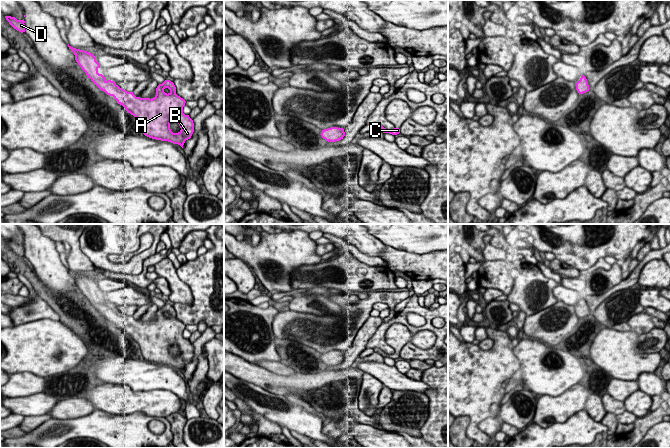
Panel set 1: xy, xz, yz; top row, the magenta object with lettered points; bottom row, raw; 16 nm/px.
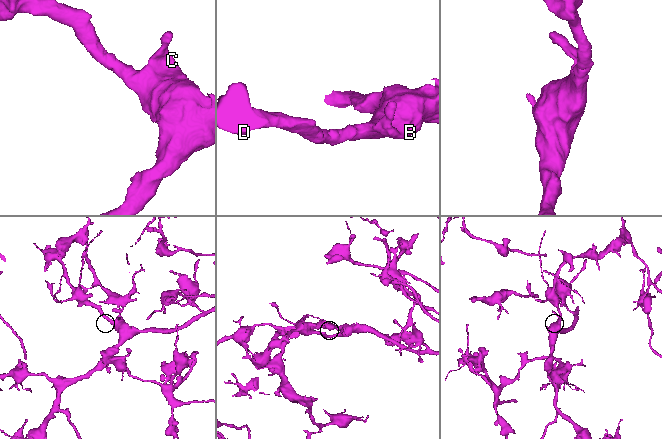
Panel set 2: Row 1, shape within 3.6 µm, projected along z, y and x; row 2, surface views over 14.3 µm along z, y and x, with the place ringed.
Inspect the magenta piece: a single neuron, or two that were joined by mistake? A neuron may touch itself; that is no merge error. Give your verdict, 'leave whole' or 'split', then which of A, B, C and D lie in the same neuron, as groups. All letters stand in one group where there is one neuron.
leave whole; groups A B C D

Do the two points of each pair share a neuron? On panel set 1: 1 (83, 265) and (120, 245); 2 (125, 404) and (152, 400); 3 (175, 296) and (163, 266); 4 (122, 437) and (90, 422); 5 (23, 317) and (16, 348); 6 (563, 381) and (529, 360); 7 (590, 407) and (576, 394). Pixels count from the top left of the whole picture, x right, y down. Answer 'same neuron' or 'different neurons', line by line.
1: different neurons
2: same neuron
3: same neuron
4: same neuron
5: different neurons
6: same neuron
7: different neurons

